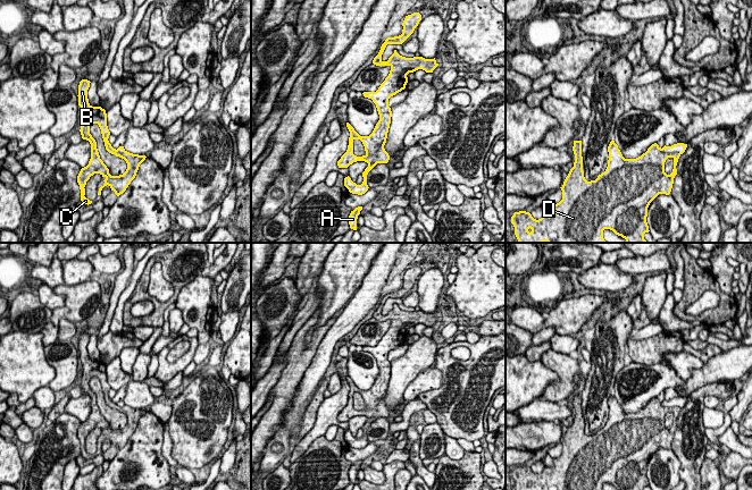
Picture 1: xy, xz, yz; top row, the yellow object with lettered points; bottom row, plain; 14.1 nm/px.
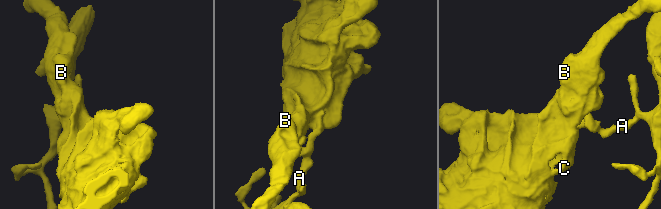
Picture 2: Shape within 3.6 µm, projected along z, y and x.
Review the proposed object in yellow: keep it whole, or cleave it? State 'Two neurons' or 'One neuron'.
Two neurons

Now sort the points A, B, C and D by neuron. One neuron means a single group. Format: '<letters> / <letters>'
A / B C D

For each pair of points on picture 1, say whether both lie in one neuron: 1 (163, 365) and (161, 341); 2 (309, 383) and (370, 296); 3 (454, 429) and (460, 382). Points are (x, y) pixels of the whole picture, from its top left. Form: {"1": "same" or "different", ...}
{"1": "different", "2": "same", "3": "same"}

